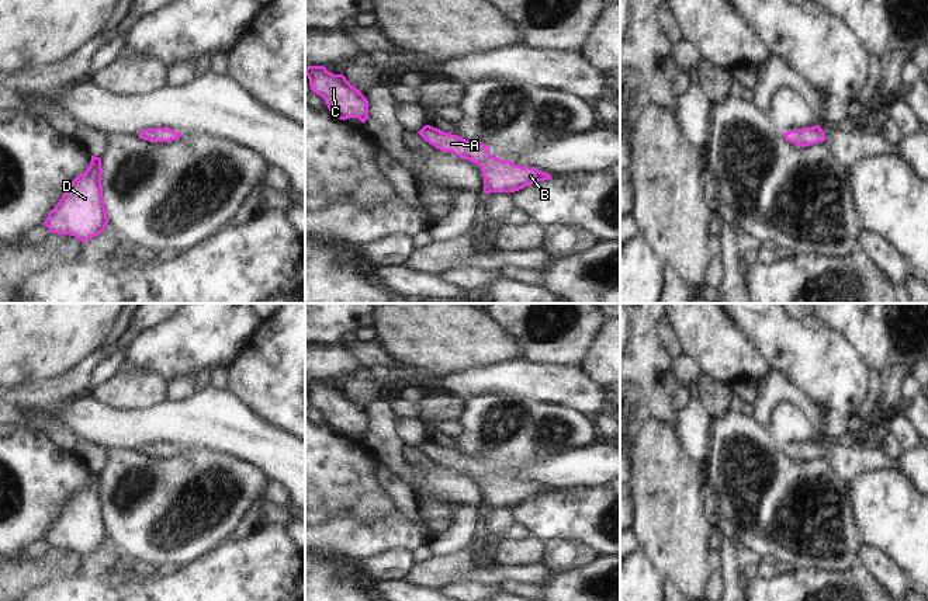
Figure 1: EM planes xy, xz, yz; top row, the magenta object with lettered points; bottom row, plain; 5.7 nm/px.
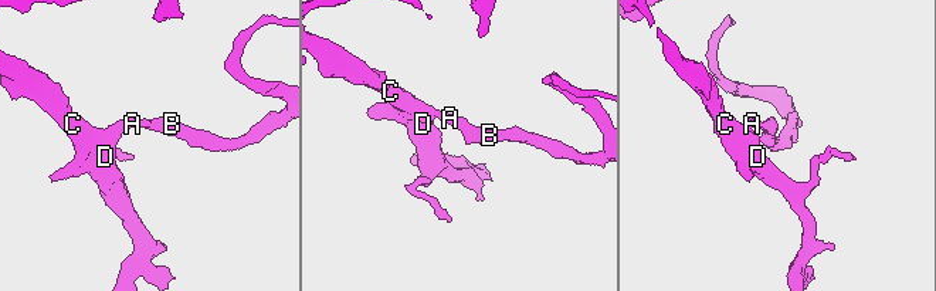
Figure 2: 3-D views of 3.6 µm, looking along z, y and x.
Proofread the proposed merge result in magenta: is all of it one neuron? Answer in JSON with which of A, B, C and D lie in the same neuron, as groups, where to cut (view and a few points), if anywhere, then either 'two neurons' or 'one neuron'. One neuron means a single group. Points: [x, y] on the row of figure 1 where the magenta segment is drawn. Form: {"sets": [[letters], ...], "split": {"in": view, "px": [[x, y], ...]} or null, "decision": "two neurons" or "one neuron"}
{"sets": [["A", "B", "C", "D"]], "split": null, "decision": "one neuron"}

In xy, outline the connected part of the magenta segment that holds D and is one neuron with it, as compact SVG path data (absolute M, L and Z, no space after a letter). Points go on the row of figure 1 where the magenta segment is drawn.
M91 156L89 169L65 190L44 226L51 233L70 235L83 243L100 235L107 223L101 185L101 159Z

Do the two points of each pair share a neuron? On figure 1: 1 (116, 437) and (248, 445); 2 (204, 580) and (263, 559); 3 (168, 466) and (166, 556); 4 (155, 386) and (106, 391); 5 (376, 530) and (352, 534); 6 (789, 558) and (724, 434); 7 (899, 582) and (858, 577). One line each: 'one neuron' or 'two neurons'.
1: one neuron
2: one neuron
3: one neuron
4: one neuron
5: one neuron
6: one neuron
7: two neurons

